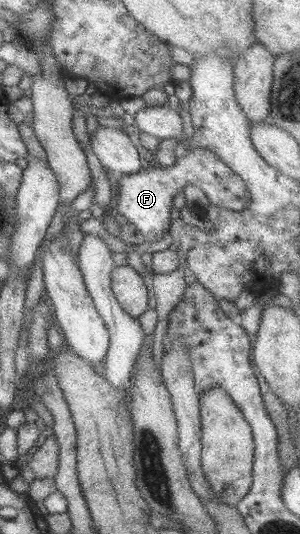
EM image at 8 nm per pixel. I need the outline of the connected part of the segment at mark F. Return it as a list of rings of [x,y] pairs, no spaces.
[[[196,147],[188,152],[178,152],[175,164],[159,169],[153,166],[141,167],[135,174],[117,175],[120,197],[115,208],[116,213],[124,215],[152,243],[166,235],[164,232],[171,225],[170,210],[172,199],[182,192],[185,185],[196,185],[223,212],[240,213],[251,206],[251,193],[243,179],[230,169],[215,153],[203,147]]]

